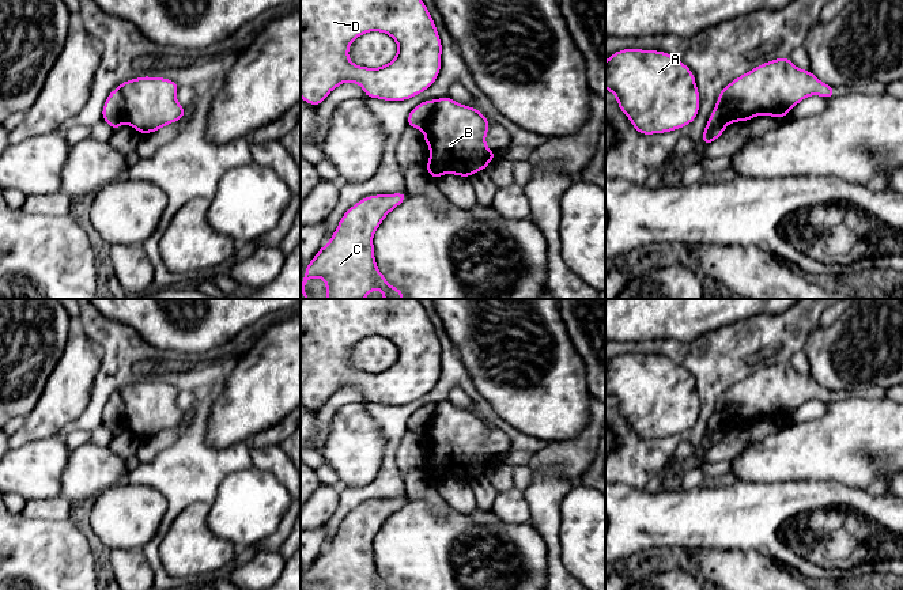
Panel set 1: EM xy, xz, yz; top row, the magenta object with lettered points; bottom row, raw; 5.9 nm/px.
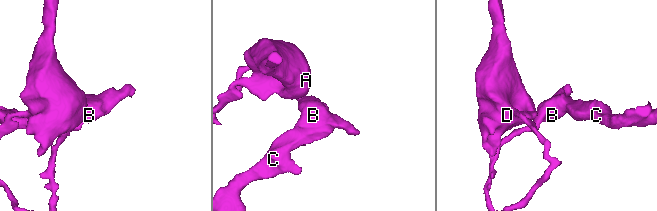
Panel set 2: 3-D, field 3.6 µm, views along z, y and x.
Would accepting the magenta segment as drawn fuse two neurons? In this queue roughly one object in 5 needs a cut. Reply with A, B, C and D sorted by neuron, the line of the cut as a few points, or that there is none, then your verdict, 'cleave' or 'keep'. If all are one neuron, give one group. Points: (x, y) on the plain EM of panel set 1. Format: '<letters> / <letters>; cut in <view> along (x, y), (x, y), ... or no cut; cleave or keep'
A D / B C; cut in xy along (116, 393), (123, 403), (125, 426); cleave

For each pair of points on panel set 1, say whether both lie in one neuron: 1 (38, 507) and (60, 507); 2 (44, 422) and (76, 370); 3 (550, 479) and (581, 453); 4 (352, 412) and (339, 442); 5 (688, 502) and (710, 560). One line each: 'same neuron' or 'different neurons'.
1: same neuron
2: same neuron
3: different neurons
4: same neuron
5: different neurons

